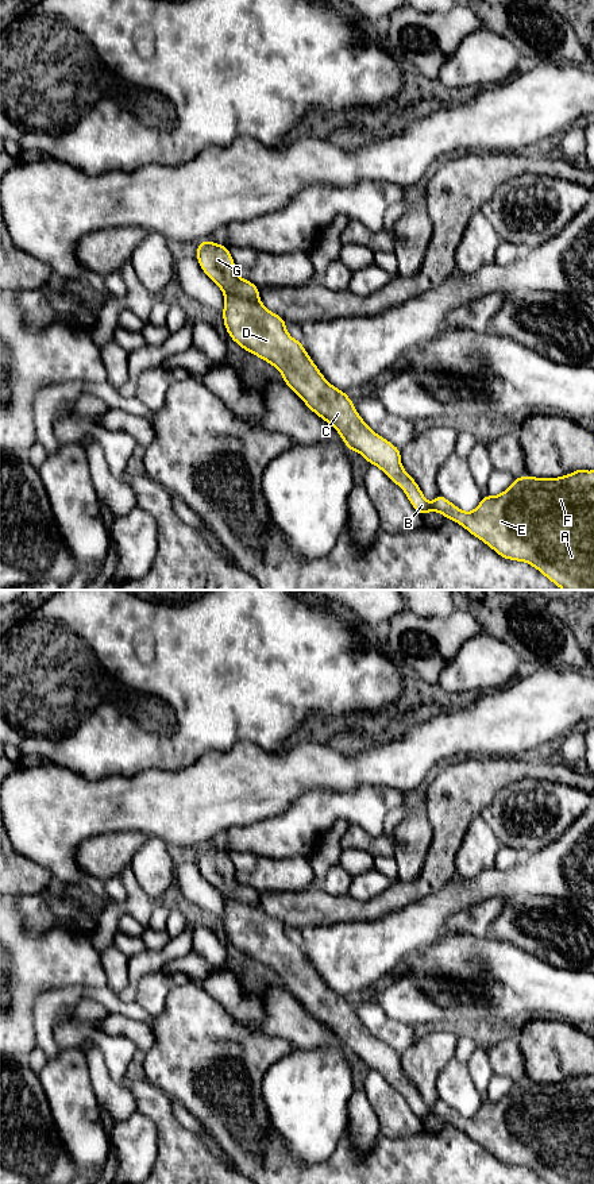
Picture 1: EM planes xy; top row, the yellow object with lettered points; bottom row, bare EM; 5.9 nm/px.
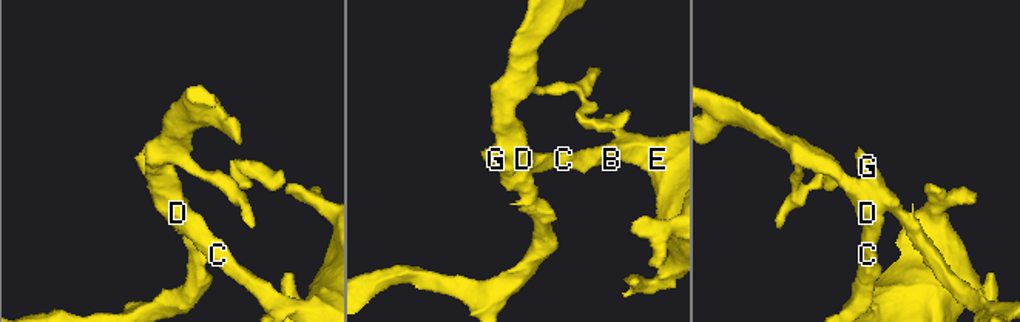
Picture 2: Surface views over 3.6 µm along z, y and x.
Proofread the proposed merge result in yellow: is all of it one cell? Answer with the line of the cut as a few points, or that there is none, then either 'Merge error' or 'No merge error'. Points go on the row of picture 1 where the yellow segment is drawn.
No split. No merge error

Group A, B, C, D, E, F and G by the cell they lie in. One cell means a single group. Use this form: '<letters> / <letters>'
A B C D E F G

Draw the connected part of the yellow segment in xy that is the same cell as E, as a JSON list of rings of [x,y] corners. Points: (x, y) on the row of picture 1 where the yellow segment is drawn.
[[[204,240],[197,244],[196,259],[224,294],[223,320],[230,338],[243,350],[273,365],[282,374],[286,386],[339,432],[348,450],[359,452],[370,464],[381,468],[404,490],[421,516],[432,510],[443,514],[501,558],[531,564],[563,590],[594,590],[594,470],[576,468],[559,478],[518,477],[501,494],[485,495],[468,513],[441,494],[429,504],[417,482],[402,467],[400,448],[377,435],[359,416],[348,394],[323,377],[301,342],[289,335],[285,320],[259,300],[258,286],[236,274],[234,258],[225,244]]]

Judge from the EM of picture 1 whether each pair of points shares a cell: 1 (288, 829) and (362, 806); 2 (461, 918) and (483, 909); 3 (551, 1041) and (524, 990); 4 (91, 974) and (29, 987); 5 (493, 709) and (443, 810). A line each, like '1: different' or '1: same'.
1: same
2: same
3: different
4: same
5: different

